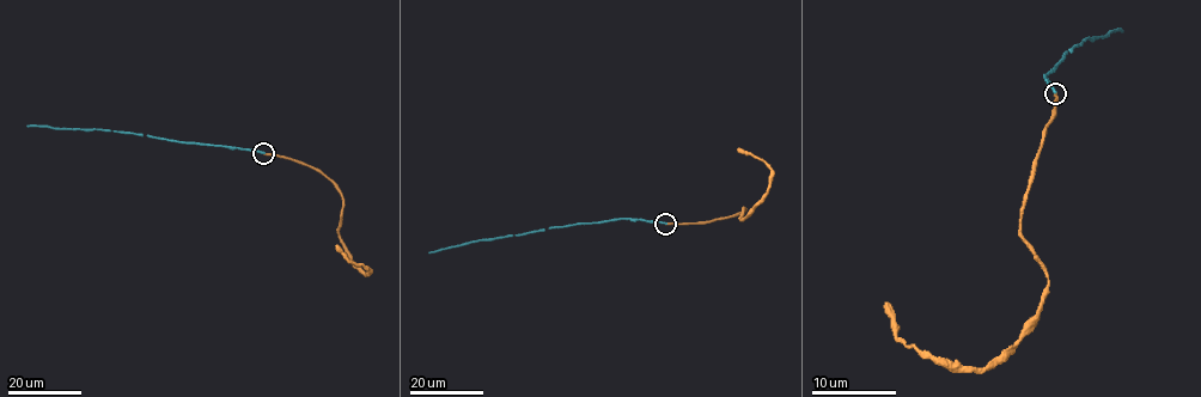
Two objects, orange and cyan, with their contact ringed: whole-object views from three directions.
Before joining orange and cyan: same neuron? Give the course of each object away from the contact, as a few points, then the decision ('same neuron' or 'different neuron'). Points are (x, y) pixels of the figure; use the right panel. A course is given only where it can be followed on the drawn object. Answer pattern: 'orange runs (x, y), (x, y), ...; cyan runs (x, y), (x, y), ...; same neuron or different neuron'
orange runs (1055, 93), (1023, 199), (1020, 237), (1048, 279), (1036, 323), (983, 368), (934, 362), (895, 335), (884, 301); cyan runs (1055, 92), (1044, 75), (1073, 48), (1089, 37), (1122, 31); different neuron

